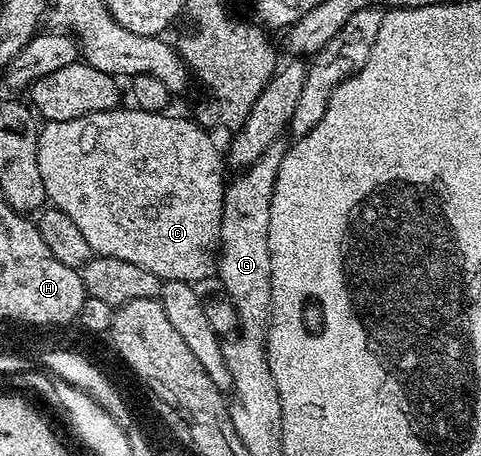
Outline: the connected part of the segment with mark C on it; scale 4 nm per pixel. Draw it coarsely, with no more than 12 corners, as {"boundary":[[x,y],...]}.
{"boundary":[[169,113],[45,122],[38,173],[96,255],[199,284],[225,164]]}

